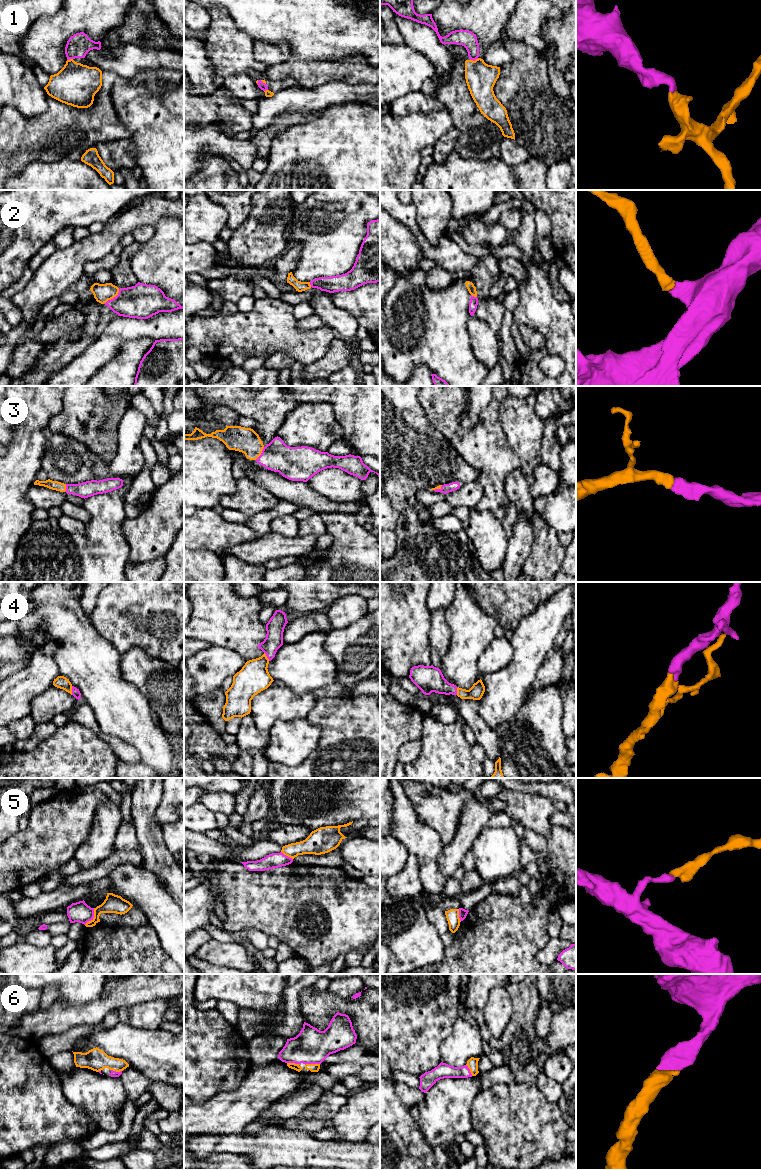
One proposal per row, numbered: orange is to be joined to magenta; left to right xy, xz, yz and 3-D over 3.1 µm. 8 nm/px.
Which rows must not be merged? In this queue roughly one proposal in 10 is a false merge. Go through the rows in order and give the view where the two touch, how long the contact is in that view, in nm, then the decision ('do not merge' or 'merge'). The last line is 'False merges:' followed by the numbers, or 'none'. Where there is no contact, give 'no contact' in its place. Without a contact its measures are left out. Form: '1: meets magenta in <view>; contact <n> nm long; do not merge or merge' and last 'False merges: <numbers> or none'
1: meets magenta in yz; contact 70 nm long; merge
2: meets magenta in xy; contact 180 nm long; merge
3: meets magenta in xz; contact 130 nm long; merge
4: meets magenta in xy; contact 70 nm long; merge
5: meets magenta in xy; contact 160 nm long; do not merge
6: meets magenta in xz; contact 110 nm long; merge
False merges: 5

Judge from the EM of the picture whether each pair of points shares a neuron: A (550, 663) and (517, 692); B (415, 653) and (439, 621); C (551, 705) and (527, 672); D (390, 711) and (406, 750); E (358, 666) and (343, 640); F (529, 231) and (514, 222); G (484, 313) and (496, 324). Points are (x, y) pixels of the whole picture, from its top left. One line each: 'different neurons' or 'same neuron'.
A: different neurons
B: different neurons
C: different neurons
D: different neurons
E: same neuron
F: different neurons
G: same neuron

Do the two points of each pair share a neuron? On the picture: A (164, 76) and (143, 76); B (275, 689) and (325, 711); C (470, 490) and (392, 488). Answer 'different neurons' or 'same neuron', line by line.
A: same neuron
B: different neurons
C: different neurons

